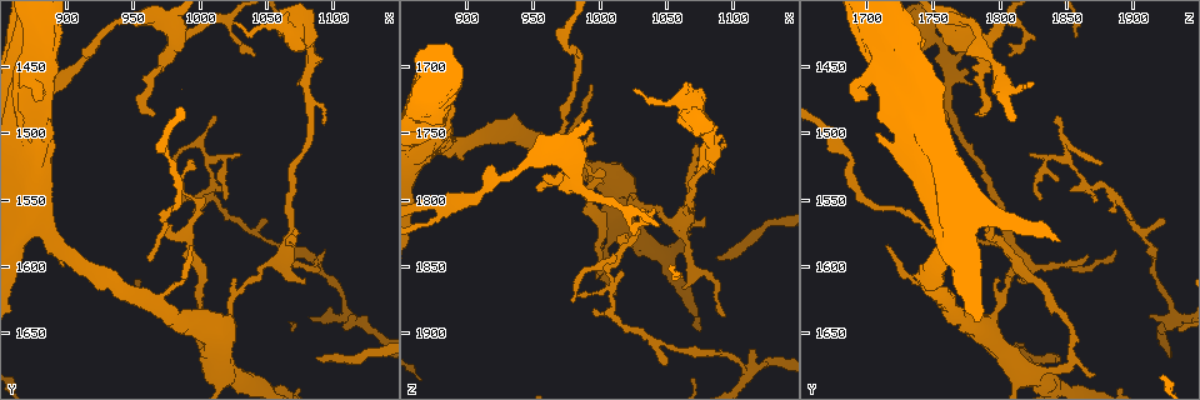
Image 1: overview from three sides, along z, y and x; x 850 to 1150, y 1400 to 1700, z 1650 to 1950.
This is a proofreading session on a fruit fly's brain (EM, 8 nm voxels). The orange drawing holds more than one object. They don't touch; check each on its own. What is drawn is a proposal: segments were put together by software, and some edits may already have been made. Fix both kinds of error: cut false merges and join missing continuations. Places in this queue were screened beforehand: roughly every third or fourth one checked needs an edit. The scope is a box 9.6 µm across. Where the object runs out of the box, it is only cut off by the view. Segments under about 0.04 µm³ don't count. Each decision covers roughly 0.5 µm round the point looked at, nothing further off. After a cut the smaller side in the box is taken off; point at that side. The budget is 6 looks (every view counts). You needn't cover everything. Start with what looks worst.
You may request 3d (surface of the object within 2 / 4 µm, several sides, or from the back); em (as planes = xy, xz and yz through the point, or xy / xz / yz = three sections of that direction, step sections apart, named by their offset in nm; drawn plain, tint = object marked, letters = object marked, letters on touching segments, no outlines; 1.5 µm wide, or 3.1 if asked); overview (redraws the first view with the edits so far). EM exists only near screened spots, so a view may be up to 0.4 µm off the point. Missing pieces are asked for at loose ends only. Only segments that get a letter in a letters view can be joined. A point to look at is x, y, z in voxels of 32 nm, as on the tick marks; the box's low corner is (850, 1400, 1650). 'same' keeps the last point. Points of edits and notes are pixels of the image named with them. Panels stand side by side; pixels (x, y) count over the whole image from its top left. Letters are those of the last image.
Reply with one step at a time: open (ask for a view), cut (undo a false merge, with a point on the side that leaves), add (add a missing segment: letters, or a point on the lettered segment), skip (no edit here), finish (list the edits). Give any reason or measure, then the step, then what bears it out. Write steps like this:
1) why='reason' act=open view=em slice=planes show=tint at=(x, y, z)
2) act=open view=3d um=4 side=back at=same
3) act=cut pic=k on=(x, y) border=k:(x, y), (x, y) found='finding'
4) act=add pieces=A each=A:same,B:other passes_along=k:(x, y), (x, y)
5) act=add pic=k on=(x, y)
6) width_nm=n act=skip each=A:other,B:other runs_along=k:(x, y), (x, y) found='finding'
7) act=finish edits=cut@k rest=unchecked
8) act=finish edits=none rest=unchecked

why='an open end' act=open view=em slice=yz step=8 show=letters at=(1116, 1638, 1912)

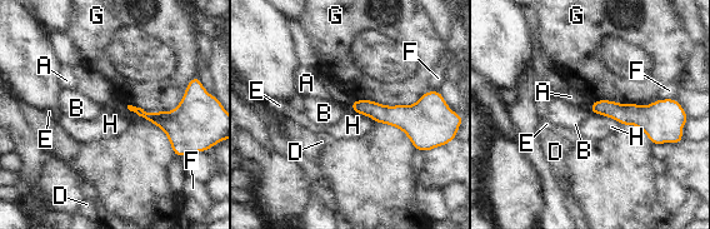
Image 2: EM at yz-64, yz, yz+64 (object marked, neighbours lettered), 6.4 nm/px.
act=skip each=A:other,B:other,D:other,E:other,F:other,G:other,H:other found='no lettered segment goes on from it'

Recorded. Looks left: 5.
act=open view=3d um=2 at=(1012, 1528, 1860)

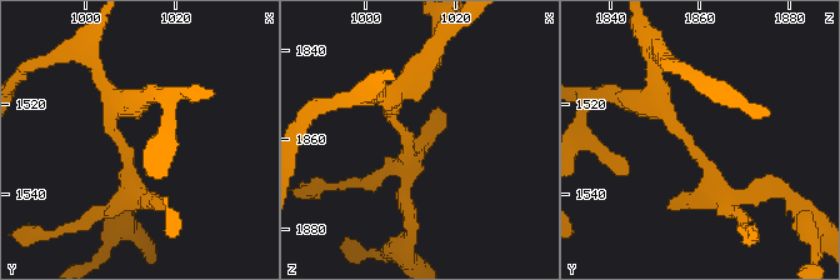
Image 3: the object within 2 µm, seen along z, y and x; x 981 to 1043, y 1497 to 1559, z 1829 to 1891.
why='now the EM' act=open view=em slice=yz step=4 show=tint at=(1009, 1530, 1860)

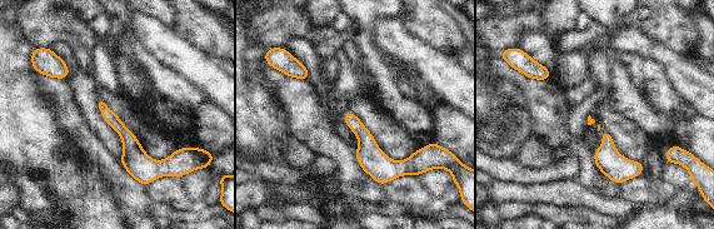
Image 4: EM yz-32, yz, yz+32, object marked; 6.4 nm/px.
act=open view=em slice=yz step=4 show=letters at=same

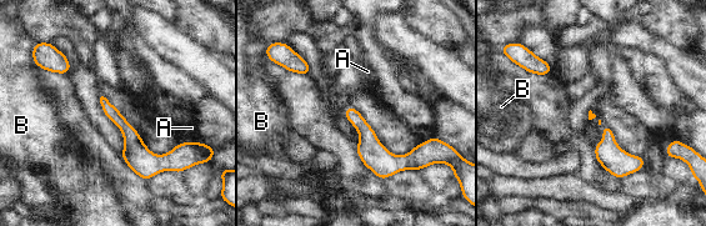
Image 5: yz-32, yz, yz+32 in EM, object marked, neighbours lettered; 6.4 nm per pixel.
act=skip each=A:other,B:other runs_along=5:(103, 100), (150, 160), (180, 149) found='all the same cell'

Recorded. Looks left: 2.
why='a narrow waist' act=open view=em slice=planes show=letters at=(1048, 1582, 1908)

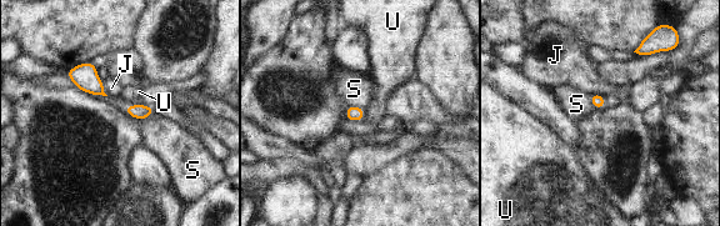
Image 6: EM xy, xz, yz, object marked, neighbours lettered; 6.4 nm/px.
width_nm=90 act=skip each=J:other,S:other,U:other found='all the same cell'

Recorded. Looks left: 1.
act=finish edits=none rest=unchecked

